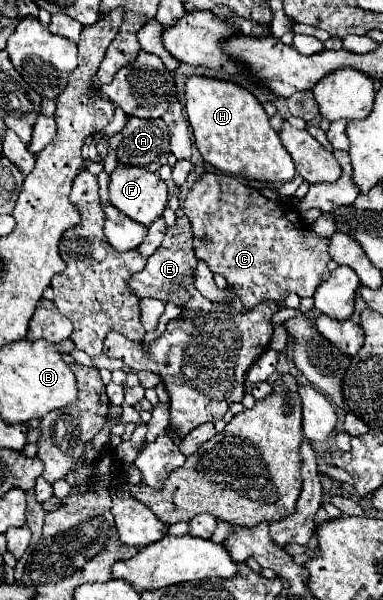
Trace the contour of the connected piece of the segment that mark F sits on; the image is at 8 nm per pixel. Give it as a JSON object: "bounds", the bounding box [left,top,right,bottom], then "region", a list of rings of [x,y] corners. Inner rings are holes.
{"bounds":[109,166,169,226],"region":[[[117,166],[111,174],[111,180],[109,180],[111,204],[119,208],[125,216],[129,216],[131,220],[143,226],[151,226],[161,216],[163,208],[167,206],[167,198],[169,198],[167,186],[155,172],[149,172],[139,166]]]}

